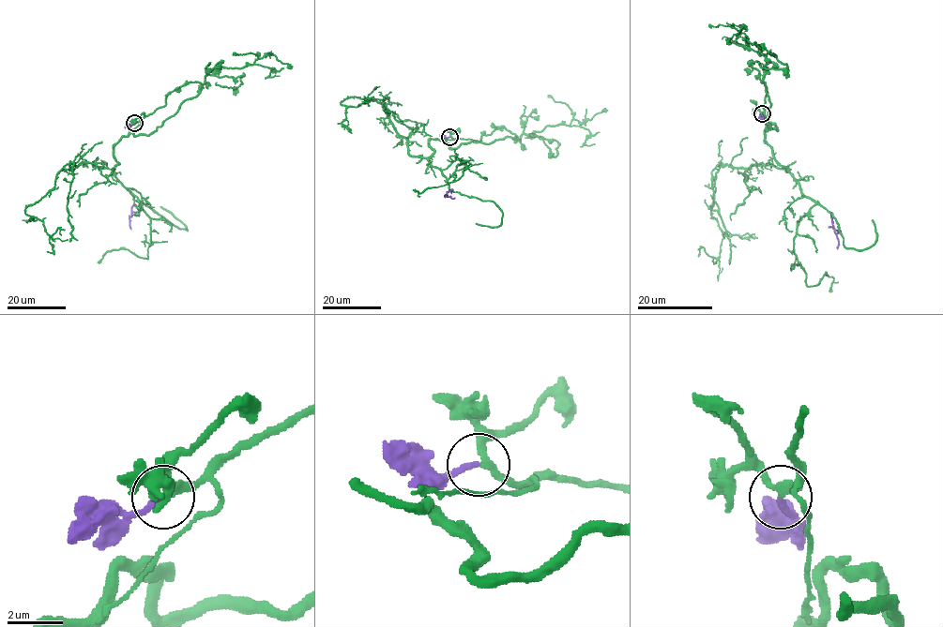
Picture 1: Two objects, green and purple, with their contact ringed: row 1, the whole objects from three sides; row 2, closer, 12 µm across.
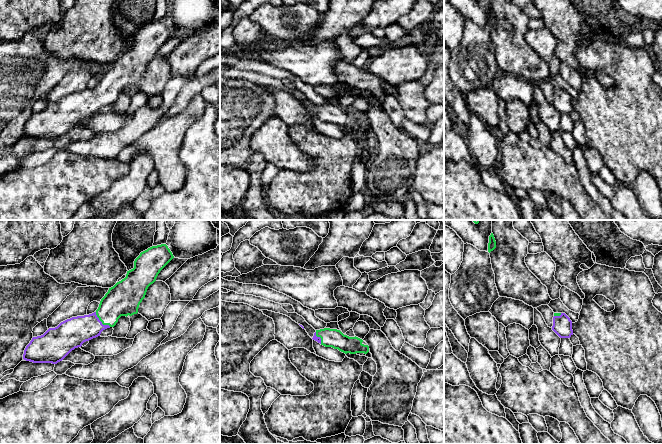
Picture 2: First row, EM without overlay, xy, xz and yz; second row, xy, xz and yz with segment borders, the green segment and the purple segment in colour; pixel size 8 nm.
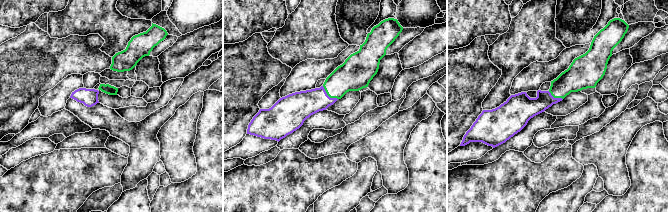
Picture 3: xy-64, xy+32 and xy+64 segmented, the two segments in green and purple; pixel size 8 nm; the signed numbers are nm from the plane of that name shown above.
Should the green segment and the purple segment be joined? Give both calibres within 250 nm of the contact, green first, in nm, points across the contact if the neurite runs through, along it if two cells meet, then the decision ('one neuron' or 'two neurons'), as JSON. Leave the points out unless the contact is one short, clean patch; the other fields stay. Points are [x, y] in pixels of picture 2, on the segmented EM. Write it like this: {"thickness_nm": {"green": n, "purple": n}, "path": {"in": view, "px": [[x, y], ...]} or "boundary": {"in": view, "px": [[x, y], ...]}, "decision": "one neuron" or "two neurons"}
{"thickness_nm": {"green": 260, "purple": 240}, "decision": "two neurons"}

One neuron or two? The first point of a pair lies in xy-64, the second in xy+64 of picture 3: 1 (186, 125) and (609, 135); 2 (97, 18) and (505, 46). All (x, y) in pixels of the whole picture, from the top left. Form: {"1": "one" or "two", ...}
{"1": "one", "2": "one"}

